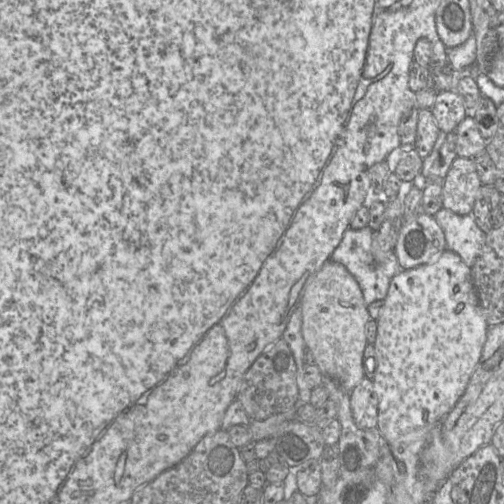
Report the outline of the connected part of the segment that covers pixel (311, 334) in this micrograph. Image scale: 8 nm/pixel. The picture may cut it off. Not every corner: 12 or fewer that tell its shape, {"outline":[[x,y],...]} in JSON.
{"outline":[[327,260],[303,284],[302,335],[324,378],[365,377],[370,319],[354,276]]}

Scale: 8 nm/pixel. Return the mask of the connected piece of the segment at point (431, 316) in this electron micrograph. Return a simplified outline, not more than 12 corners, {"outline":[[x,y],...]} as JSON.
{"outline":[[448,249],[397,273],[373,344],[377,428],[440,425],[489,326]]}

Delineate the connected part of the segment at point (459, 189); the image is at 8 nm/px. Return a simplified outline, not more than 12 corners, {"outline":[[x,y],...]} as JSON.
{"outline":[[457,156],[443,207],[471,214],[482,183],[473,158]]}

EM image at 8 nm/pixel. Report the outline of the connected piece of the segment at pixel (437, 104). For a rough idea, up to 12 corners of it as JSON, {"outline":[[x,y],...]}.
{"outline":[[440,91],[430,109],[440,131],[455,131],[467,116],[459,94]]}

